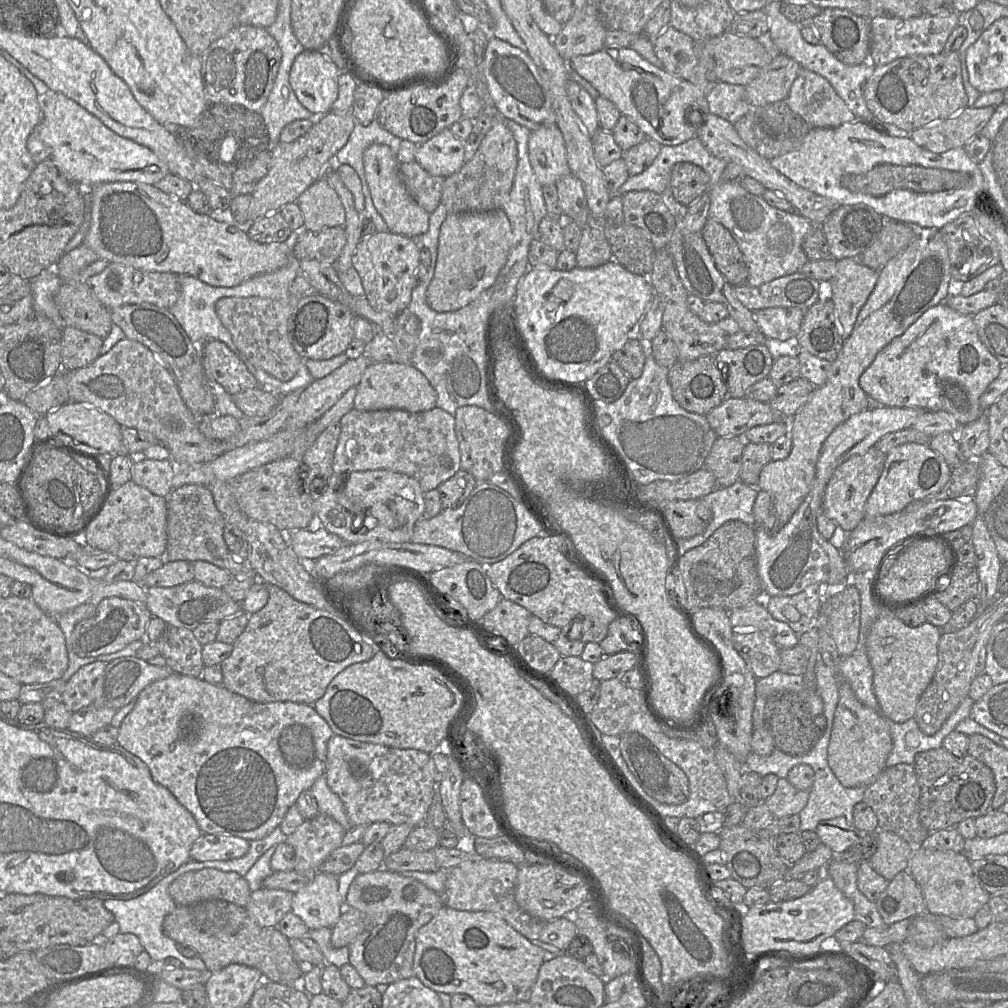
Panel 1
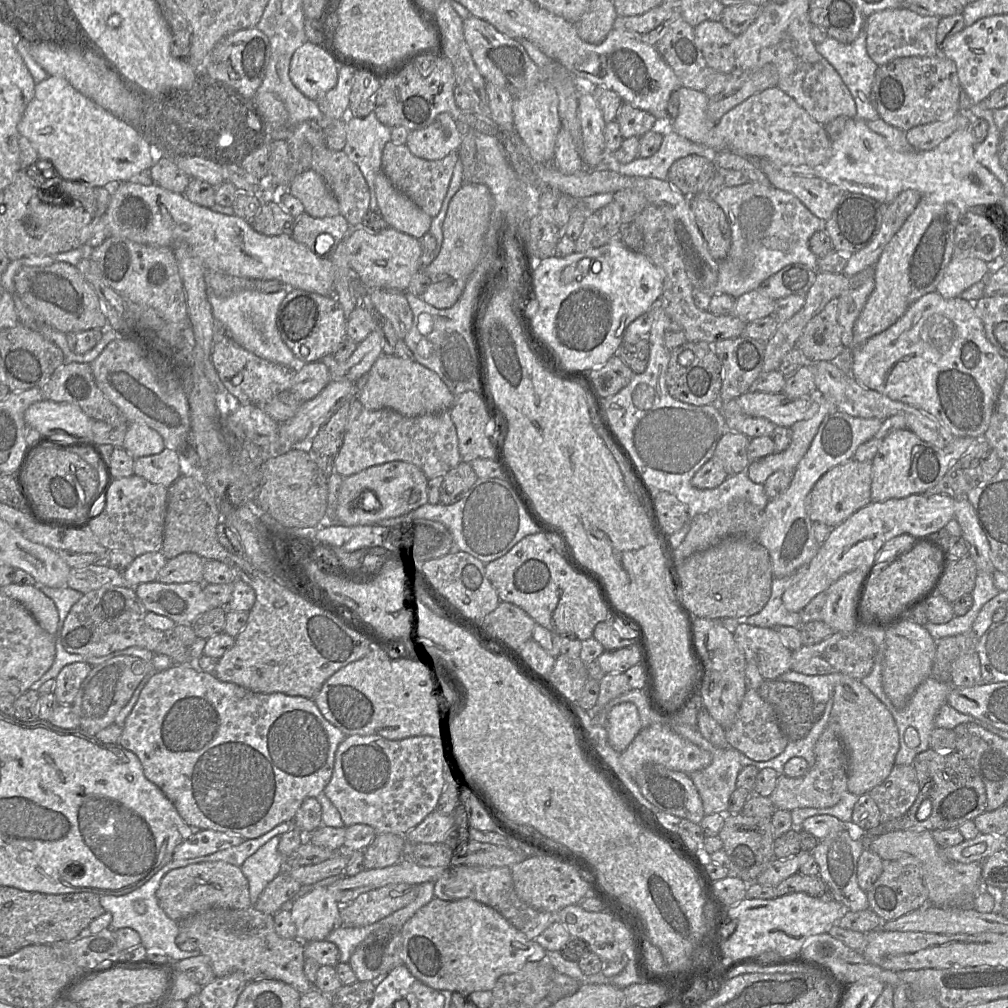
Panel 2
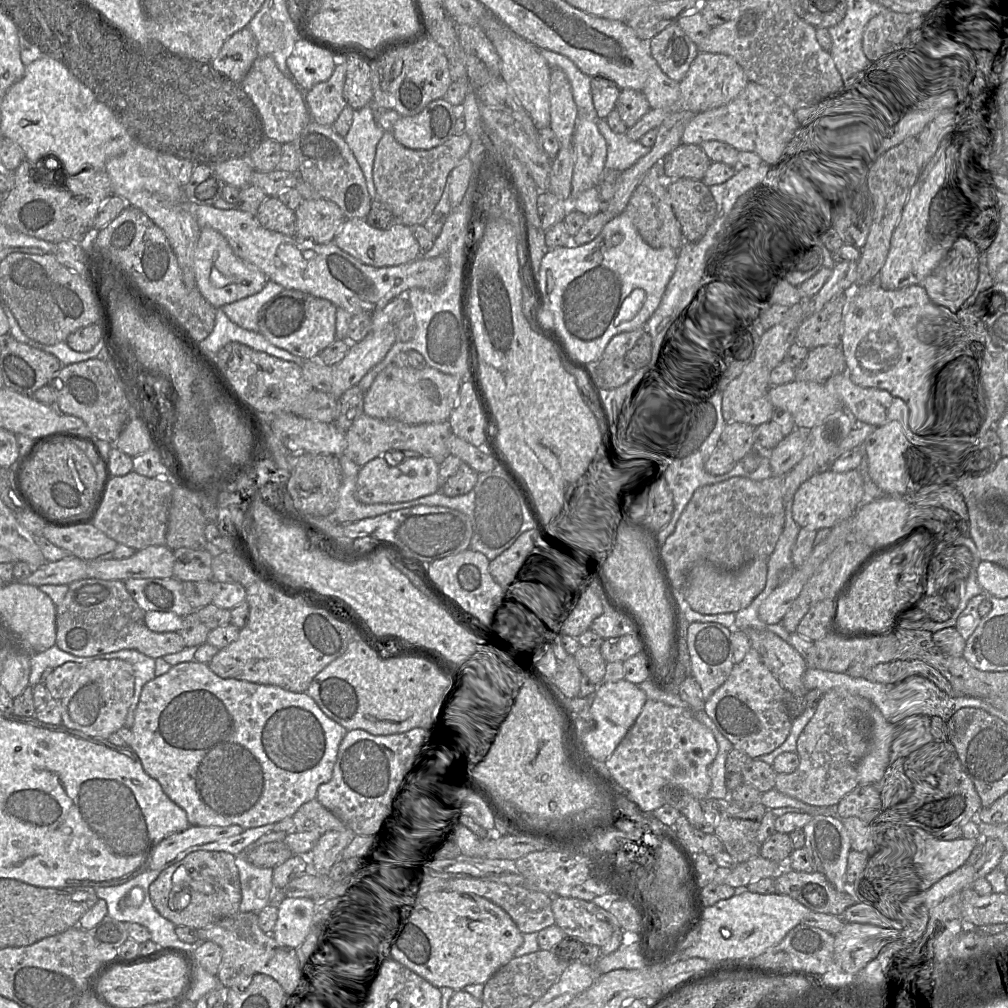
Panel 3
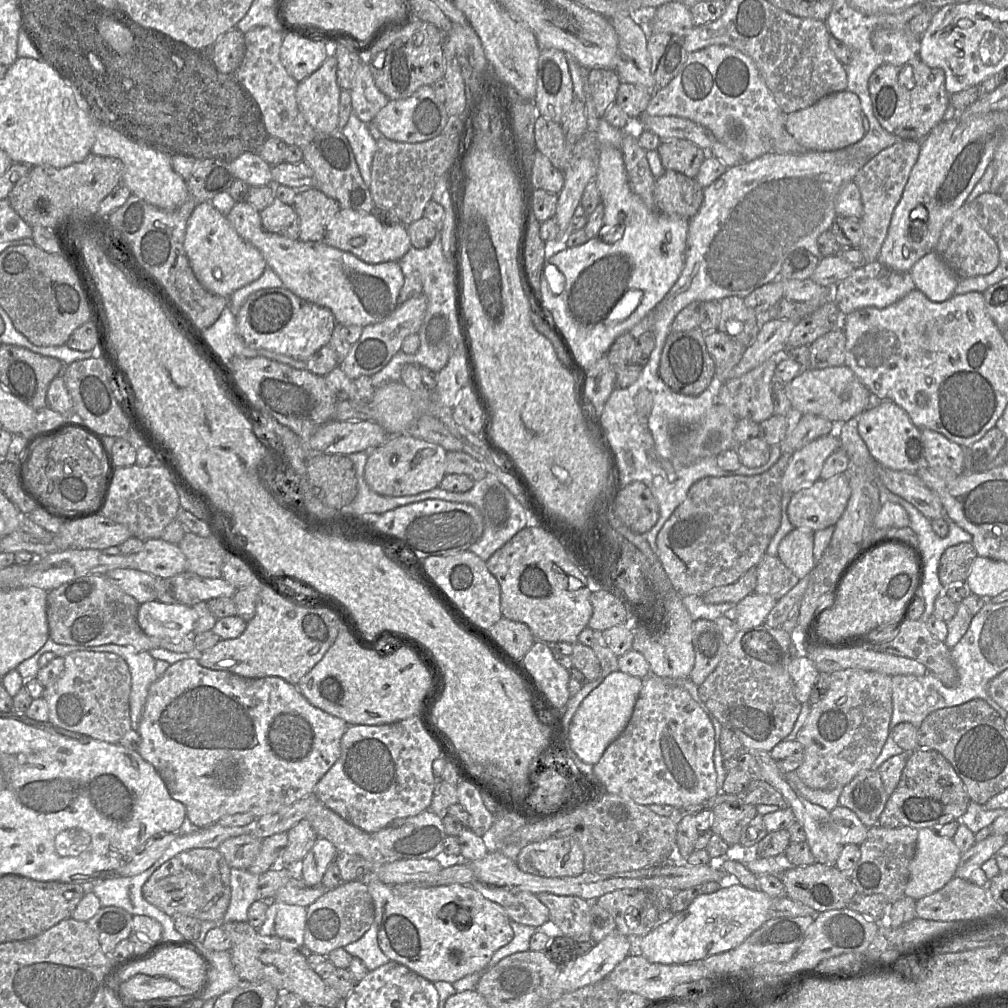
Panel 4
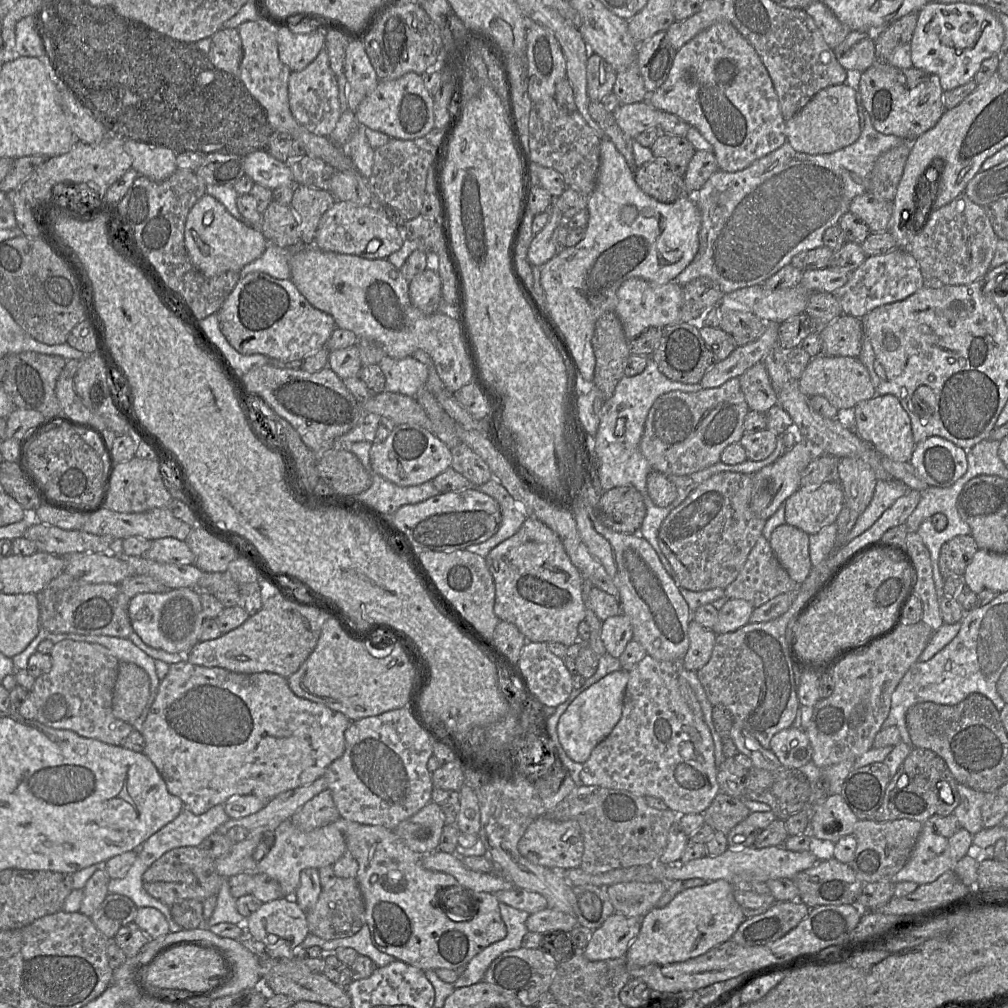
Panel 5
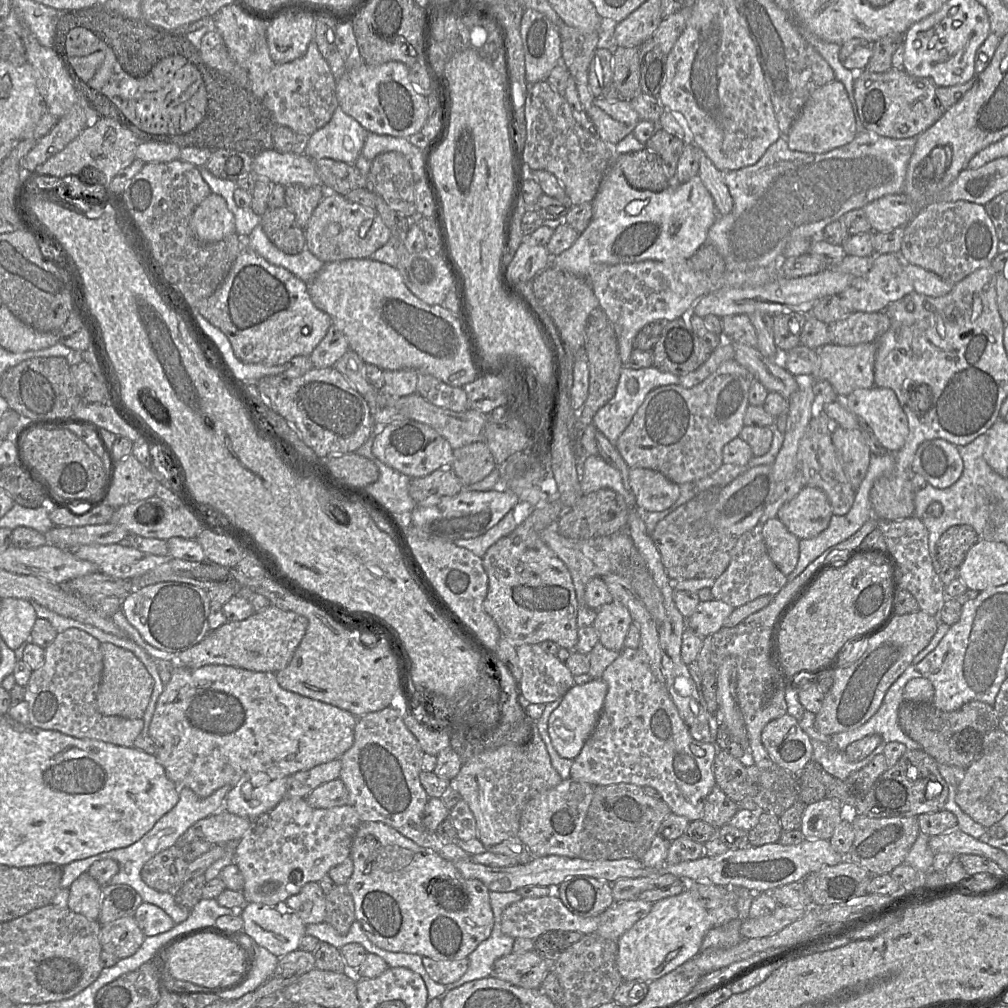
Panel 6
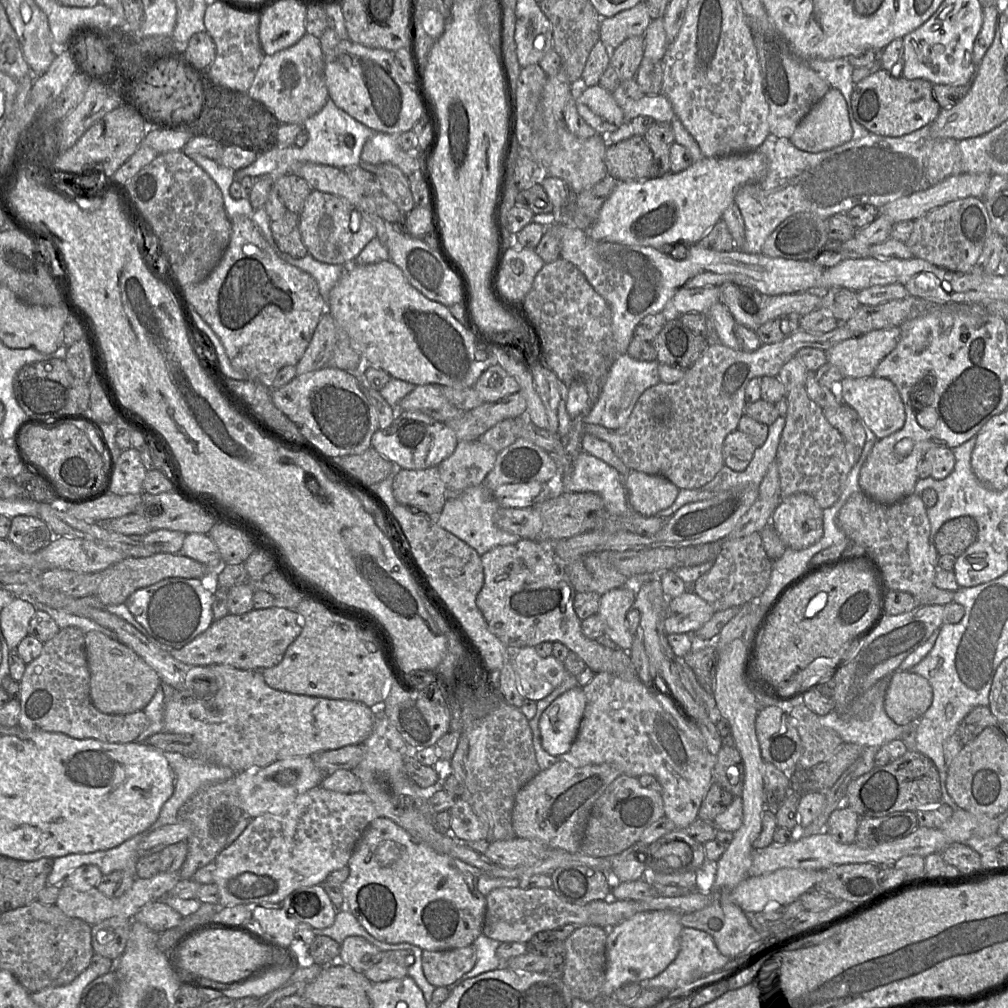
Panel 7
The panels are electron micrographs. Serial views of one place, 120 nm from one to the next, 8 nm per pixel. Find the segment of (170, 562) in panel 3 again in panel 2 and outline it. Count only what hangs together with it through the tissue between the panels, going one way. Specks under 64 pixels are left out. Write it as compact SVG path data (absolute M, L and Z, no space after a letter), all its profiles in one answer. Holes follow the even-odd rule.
M161 551L148 552L135 557L122 576L133 588L142 583L154 582L167 561Z

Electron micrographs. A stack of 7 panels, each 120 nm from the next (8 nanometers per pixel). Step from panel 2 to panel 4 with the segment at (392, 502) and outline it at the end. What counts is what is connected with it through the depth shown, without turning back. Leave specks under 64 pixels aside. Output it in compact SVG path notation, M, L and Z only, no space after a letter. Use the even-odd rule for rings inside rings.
M407 433L390 435L388 440L370 450L364 469L364 479L369 488L383 496L409 496L432 490L440 485L445 474L447 451Z

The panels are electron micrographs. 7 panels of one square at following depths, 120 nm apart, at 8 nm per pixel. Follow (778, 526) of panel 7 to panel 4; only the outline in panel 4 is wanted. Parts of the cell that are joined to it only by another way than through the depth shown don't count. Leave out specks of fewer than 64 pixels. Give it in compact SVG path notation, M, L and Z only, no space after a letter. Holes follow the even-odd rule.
M848 473L819 479L792 494L787 513L798 529L818 531L834 526L843 514L851 495Z

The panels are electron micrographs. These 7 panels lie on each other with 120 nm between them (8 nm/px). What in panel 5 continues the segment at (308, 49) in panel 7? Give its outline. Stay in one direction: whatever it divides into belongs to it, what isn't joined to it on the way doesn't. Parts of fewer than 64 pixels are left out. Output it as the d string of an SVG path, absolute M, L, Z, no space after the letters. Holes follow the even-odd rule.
M323 48L315 60L299 72L291 72L288 82L289 107L295 120L317 136L329 137L340 115L336 75L329 66L329 57Z

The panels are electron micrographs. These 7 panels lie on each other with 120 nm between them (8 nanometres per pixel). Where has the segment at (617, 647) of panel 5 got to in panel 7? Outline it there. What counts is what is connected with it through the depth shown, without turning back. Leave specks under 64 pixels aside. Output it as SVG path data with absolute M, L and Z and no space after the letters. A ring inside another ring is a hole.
M623 585L601 595L597 611L603 623L603 635L626 652L629 652L632 646L634 635L630 633L625 617L634 601L634 592Z

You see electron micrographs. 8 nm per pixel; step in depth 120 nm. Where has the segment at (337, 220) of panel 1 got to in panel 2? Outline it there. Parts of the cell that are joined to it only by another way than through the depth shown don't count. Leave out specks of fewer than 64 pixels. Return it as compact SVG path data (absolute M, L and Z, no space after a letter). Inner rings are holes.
M312 169L298 174L288 191L304 205L305 212L314 218L340 214L339 204L321 175Z

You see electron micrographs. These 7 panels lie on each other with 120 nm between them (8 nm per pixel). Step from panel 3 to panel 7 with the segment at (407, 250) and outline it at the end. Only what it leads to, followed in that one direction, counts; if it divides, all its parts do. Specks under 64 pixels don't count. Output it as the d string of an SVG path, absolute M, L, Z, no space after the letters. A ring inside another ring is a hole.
M312 190L299 215L299 231L308 253L326 264L351 265L362 249L377 236L368 213L340 196Z

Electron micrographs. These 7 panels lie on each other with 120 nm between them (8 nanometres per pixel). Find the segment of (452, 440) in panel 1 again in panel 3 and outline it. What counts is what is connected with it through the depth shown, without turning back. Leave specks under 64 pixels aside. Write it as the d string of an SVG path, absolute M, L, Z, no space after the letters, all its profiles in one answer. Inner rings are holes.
M363 413L346 432L347 447L344 455L359 467L390 450L416 452L440 464L450 455L447 439L452 434L448 421L441 423L408 425L391 419L378 419Z

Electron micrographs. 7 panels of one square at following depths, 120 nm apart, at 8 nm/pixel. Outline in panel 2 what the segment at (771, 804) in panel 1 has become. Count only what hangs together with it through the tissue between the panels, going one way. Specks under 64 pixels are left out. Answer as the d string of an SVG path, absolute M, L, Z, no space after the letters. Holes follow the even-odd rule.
M828 726L820 735L815 748L815 764L799 778L780 775L770 796L776 809L792 811L798 808L828 808L836 805L848 791L848 757L838 734Z

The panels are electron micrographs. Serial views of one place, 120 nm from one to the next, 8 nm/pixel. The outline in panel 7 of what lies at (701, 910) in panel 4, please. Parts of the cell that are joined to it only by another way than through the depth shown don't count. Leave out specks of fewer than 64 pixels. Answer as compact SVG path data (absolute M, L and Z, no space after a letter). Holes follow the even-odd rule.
M643 911L608 930L606 972L601 997L610 997L622 985L646 981L657 976L676 958L681 943L683 925L680 912Z

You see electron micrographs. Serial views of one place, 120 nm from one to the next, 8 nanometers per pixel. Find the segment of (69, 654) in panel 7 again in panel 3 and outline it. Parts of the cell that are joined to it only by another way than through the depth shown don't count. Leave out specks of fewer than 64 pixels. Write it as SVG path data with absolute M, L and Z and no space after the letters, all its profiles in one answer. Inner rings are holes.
M98 659L80 665L76 678L60 699L62 724L88 736L106 740L125 724L134 683L132 665L122 659Z

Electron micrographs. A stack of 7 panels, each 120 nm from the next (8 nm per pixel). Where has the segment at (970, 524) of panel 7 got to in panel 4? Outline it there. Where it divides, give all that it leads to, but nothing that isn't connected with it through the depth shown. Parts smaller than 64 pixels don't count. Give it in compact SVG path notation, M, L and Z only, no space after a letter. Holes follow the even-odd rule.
M969 542L948 547L943 552L938 566L938 577L943 587L955 582L966 582L976 556L975 547Z

